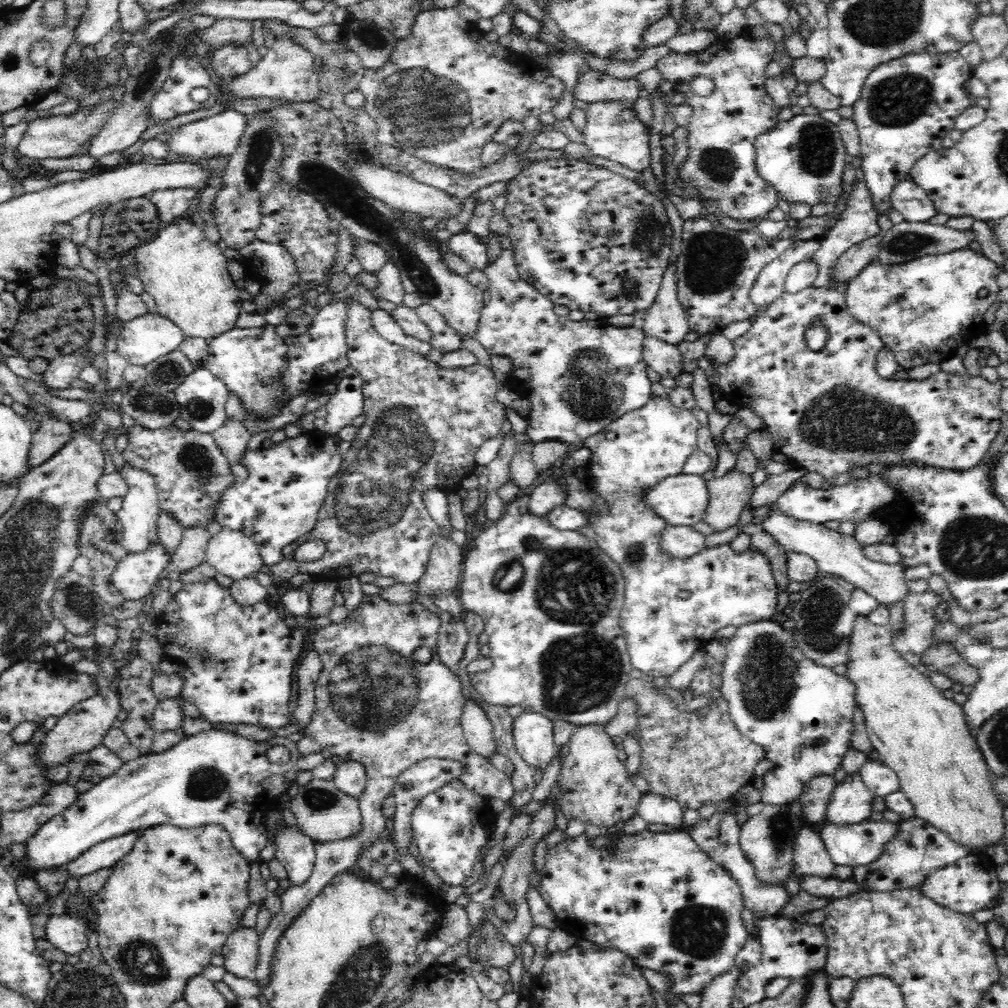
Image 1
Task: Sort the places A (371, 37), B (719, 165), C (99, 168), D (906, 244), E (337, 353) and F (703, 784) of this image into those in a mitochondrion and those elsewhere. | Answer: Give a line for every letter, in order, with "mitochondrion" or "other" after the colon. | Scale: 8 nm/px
A: mitochondrion
B: mitochondrion
C: other
D: mitochondrion
E: other
F: other

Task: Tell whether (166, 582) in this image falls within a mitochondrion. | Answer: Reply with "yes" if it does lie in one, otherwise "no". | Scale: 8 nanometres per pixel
no

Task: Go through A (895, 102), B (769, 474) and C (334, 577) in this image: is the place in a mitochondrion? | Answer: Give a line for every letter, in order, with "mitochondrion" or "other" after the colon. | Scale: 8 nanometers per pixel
A: mitochondrion
B: other
C: other

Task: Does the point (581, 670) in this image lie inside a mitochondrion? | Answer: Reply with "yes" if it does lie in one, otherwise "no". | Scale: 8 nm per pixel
yes

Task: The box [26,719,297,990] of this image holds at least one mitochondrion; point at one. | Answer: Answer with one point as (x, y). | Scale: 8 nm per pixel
(140, 960)

